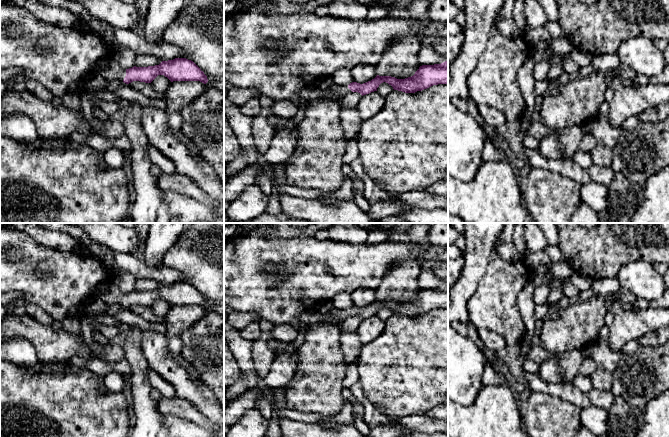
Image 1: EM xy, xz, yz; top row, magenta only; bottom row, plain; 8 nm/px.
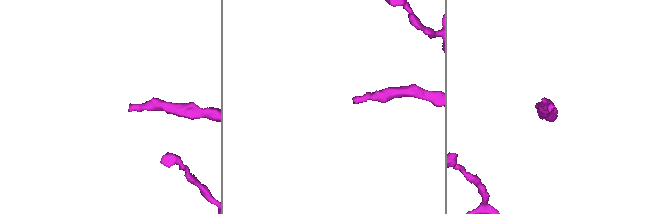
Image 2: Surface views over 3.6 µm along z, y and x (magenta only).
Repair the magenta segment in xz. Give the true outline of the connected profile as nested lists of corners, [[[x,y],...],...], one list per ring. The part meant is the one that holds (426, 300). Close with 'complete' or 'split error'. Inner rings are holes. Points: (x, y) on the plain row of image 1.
[[[448,284],[441,288],[422,289],[413,300],[405,303],[377,299],[371,305],[363,308],[352,306],[349,309],[341,310],[333,307],[326,313],[330,319],[321,323],[338,324],[351,316],[358,316],[363,320],[377,315],[379,309],[383,306],[391,309],[394,314],[405,317],[415,317],[433,309],[448,308]]]; split error

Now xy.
[[[113,278],[102,282],[94,291],[93,298],[100,299],[107,304],[118,304],[129,308],[133,305],[151,307],[158,299],[164,299],[173,305],[200,305],[208,306],[204,296],[191,284],[175,282],[162,285],[159,289],[148,291],[122,292]]]; split error

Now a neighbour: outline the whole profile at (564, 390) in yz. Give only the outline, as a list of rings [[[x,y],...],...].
[[[524,372],[524,378],[528,382],[531,392],[557,396],[580,409],[587,408],[591,405],[588,394],[579,390],[572,383],[562,381],[558,384],[549,384],[543,381],[538,373]]]

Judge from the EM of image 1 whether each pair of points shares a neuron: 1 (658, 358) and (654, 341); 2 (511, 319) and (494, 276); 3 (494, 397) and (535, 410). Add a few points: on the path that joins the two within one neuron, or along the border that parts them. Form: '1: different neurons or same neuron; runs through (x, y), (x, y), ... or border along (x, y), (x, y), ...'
1: different neurons; border along (641, 345), (658, 346)
2: same neuron; runs through (500, 308), (497, 305), (497, 287)
3: different neurons; border along (518, 403), (523, 426)

